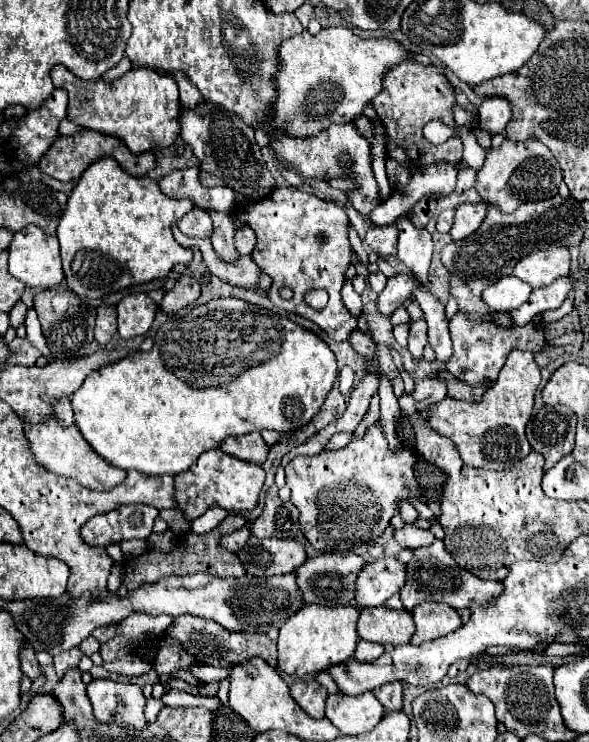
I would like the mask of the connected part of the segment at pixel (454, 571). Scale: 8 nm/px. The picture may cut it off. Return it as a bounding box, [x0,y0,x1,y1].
[400,540,504,610]

